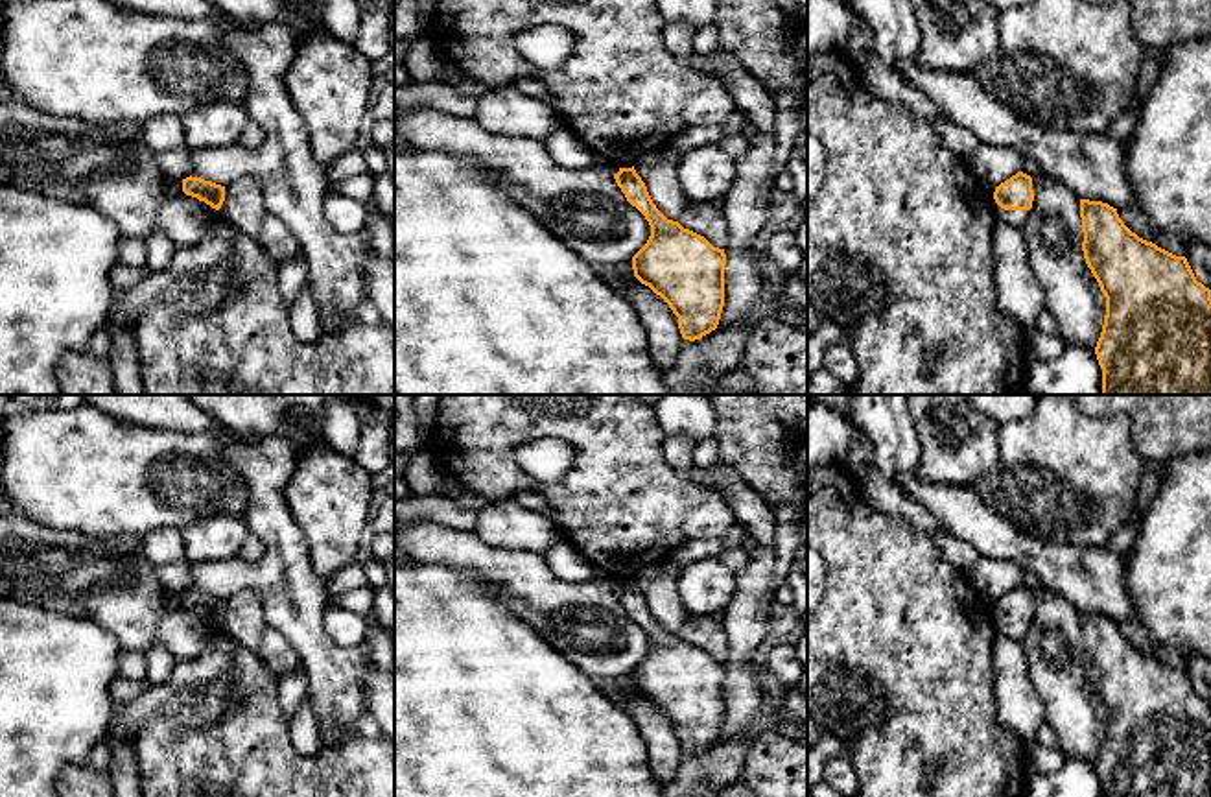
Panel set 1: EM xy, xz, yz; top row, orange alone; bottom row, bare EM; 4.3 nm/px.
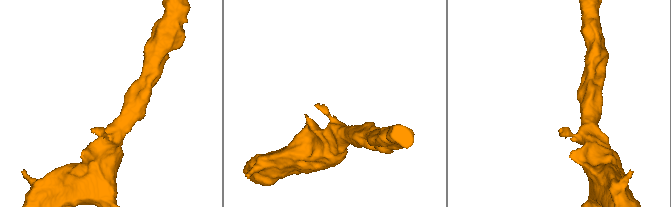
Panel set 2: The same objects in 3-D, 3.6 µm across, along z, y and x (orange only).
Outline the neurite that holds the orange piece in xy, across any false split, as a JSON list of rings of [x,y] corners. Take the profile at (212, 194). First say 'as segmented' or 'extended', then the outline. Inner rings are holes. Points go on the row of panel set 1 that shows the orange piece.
extended; [[[190,175],[182,179],[182,192],[195,197],[210,220],[225,220],[225,186]]]

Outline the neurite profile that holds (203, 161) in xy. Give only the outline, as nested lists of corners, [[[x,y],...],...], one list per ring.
[[[208,0],[107,2],[142,15],[218,20],[221,46],[247,74],[245,111],[262,125],[265,140],[254,149],[190,149],[192,177],[221,186],[241,177],[258,179],[267,212],[280,218],[302,245],[323,332],[339,330],[347,319],[356,317],[370,236],[367,229],[341,234],[323,214],[323,201],[330,192],[326,166],[313,159],[308,129],[284,85],[297,37],[278,22],[229,26],[227,15]]]

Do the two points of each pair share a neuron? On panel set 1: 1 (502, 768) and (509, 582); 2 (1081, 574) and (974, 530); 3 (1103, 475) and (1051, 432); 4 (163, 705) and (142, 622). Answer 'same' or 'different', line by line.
1: different
2: same
3: same
4: different

